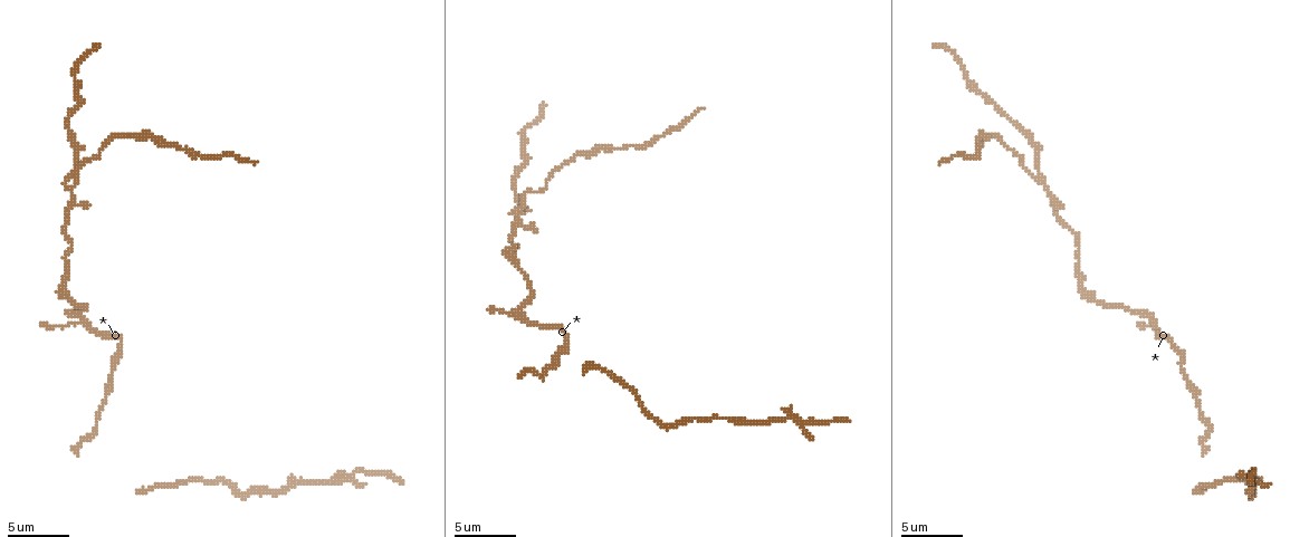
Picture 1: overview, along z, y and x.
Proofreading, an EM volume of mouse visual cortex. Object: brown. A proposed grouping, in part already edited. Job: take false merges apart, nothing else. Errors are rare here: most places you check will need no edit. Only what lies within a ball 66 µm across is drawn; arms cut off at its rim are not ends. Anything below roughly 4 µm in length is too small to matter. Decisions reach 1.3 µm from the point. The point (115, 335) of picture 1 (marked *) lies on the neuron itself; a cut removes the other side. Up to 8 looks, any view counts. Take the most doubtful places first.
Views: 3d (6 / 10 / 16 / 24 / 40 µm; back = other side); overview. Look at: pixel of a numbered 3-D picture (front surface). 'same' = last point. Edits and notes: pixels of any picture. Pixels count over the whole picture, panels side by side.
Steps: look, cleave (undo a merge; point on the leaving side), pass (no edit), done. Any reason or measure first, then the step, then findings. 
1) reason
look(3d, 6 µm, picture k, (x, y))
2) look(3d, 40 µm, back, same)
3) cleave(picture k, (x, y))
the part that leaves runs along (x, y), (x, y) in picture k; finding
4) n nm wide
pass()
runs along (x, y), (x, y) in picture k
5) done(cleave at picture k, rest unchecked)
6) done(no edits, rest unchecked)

arms part here
look(3d, 6 µm, picture 1, (1038, 178))

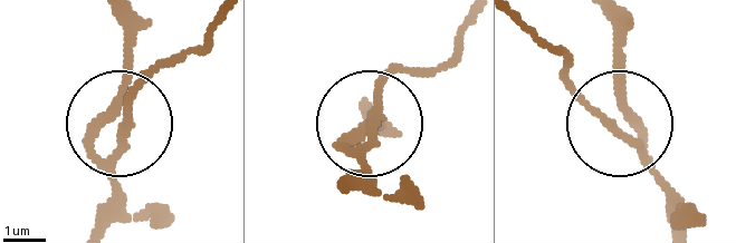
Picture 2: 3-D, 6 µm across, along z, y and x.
look(3d, 6 µm, back, picture 2, (122, 124))

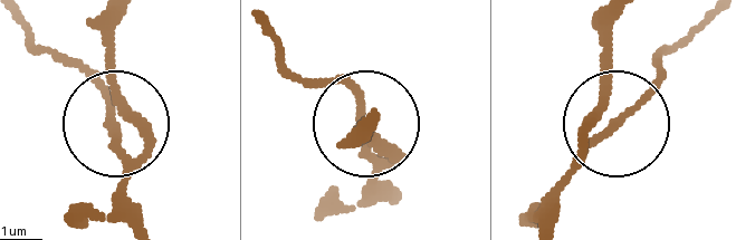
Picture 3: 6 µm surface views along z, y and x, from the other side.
side arm 16 µm
pass()
runs along (137, 228), (116, 132), (116, 26) in picture 3; one neuron here

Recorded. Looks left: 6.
thin neck
look(3d, 10 µm, picture 1, (978, 143))

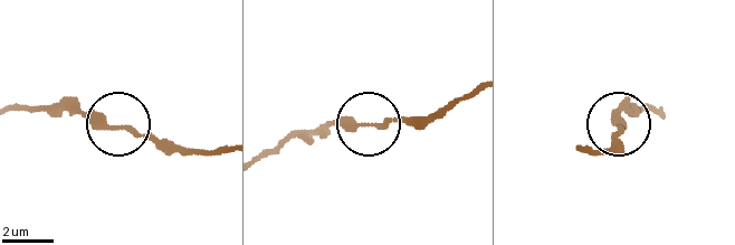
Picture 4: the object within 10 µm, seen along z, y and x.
pass()
all the same neuron

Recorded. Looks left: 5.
sudden change in width
look(3d, 16 µm, picture 1, (1096, 301))

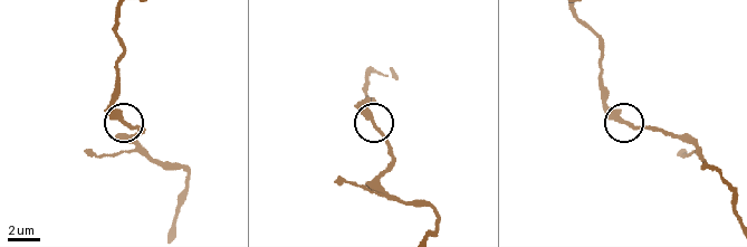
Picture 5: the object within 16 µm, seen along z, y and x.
other side
look(3d, 16 µm, back, picture 5, (626, 121))

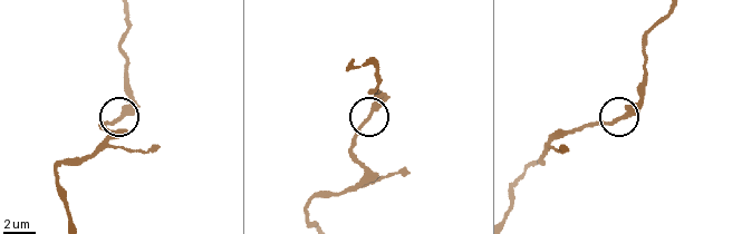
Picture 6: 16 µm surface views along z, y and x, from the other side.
pass()
continuous, no second neuron

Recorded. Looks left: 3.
calibre changes
look(3d, 10 µm, picture 1, (78, 86))

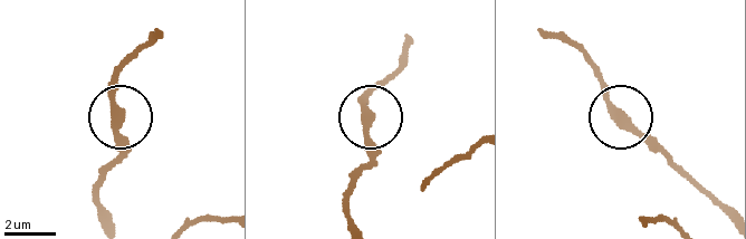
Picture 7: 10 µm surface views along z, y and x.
pass()
all the same neuron

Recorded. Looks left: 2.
done(no edits, rest unchecked)

